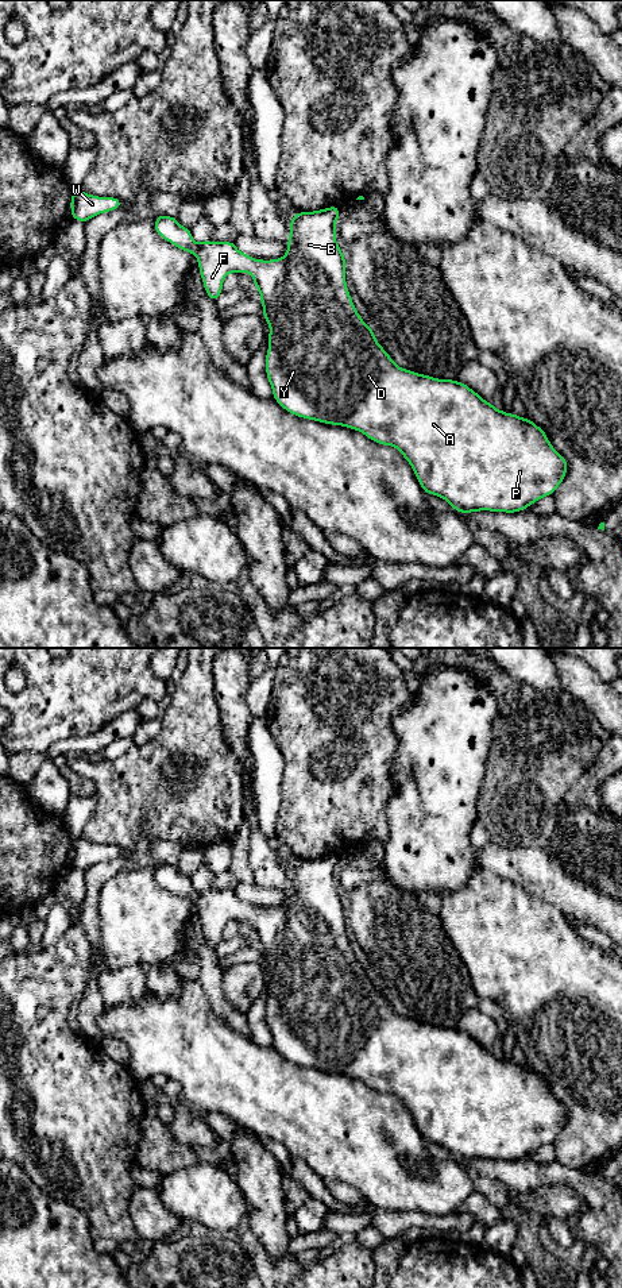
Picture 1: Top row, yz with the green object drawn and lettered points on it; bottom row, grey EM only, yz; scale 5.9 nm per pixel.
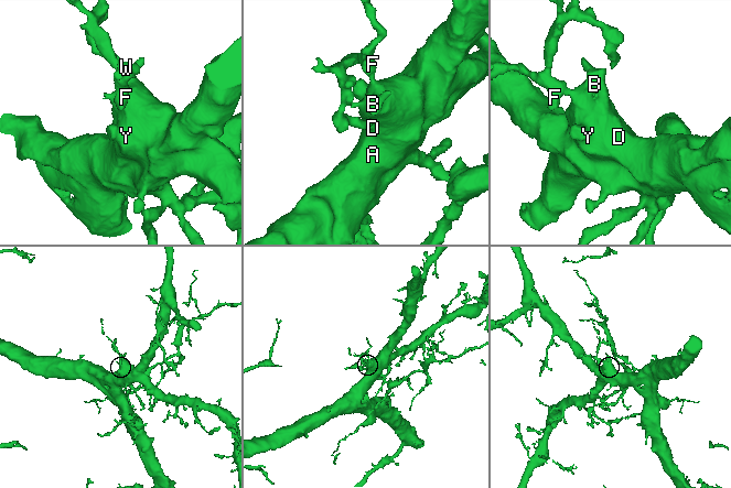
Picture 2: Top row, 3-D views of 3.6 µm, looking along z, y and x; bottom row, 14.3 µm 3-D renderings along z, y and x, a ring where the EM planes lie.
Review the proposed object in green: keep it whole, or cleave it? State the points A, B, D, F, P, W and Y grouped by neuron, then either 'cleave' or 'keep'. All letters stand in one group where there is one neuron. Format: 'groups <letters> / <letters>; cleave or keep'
groups A B D F P W Y; keep

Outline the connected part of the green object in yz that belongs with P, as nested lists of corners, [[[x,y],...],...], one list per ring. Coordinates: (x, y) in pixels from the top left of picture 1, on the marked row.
[[[336,205],[313,212],[295,213],[290,219],[290,235],[287,240],[286,254],[279,259],[270,261],[254,259],[251,255],[239,251],[235,246],[235,242],[210,242],[209,239],[206,239],[205,242],[197,243],[192,238],[192,228],[182,227],[177,217],[158,215],[154,228],[162,239],[174,244],[179,250],[193,254],[198,259],[197,267],[200,269],[205,293],[212,301],[216,301],[223,293],[223,281],[229,273],[250,273],[252,275],[254,286],[260,293],[263,319],[268,323],[270,327],[270,335],[266,338],[268,340],[268,350],[266,352],[266,375],[273,387],[273,398],[286,412],[297,417],[309,419],[329,425],[341,425],[345,428],[351,428],[354,431],[362,432],[370,440],[378,444],[395,447],[412,466],[413,473],[425,494],[433,494],[445,500],[452,509],[463,514],[482,510],[517,513],[525,510],[538,500],[553,494],[560,483],[564,481],[568,466],[567,459],[553,448],[544,429],[536,425],[530,419],[519,417],[515,413],[509,414],[503,409],[497,410],[492,402],[484,401],[482,396],[479,396],[476,392],[474,392],[471,387],[460,381],[439,379],[399,367],[385,351],[382,344],[376,342],[374,331],[363,321],[363,319],[358,313],[348,292],[348,286],[345,282],[345,257],[336,242],[337,231],[335,228],[335,224],[339,217],[341,216],[339,207]]]

